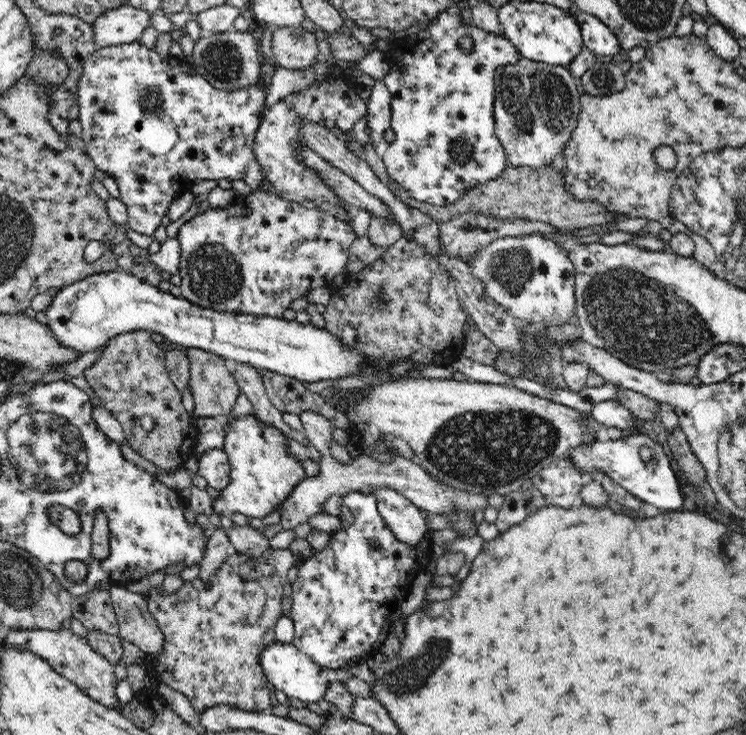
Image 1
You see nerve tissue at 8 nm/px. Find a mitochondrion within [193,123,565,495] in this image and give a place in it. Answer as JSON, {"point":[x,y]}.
{"point":[485,448]}

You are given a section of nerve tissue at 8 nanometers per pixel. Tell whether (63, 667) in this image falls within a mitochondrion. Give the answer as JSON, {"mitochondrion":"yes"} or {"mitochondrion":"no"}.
{"mitochondrion":"no"}

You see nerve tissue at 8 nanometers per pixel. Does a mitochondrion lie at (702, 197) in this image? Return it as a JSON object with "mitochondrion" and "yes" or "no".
{"mitochondrion":"yes"}

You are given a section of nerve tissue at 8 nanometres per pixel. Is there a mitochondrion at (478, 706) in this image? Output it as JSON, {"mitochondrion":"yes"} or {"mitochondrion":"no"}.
{"mitochondrion":"no"}

